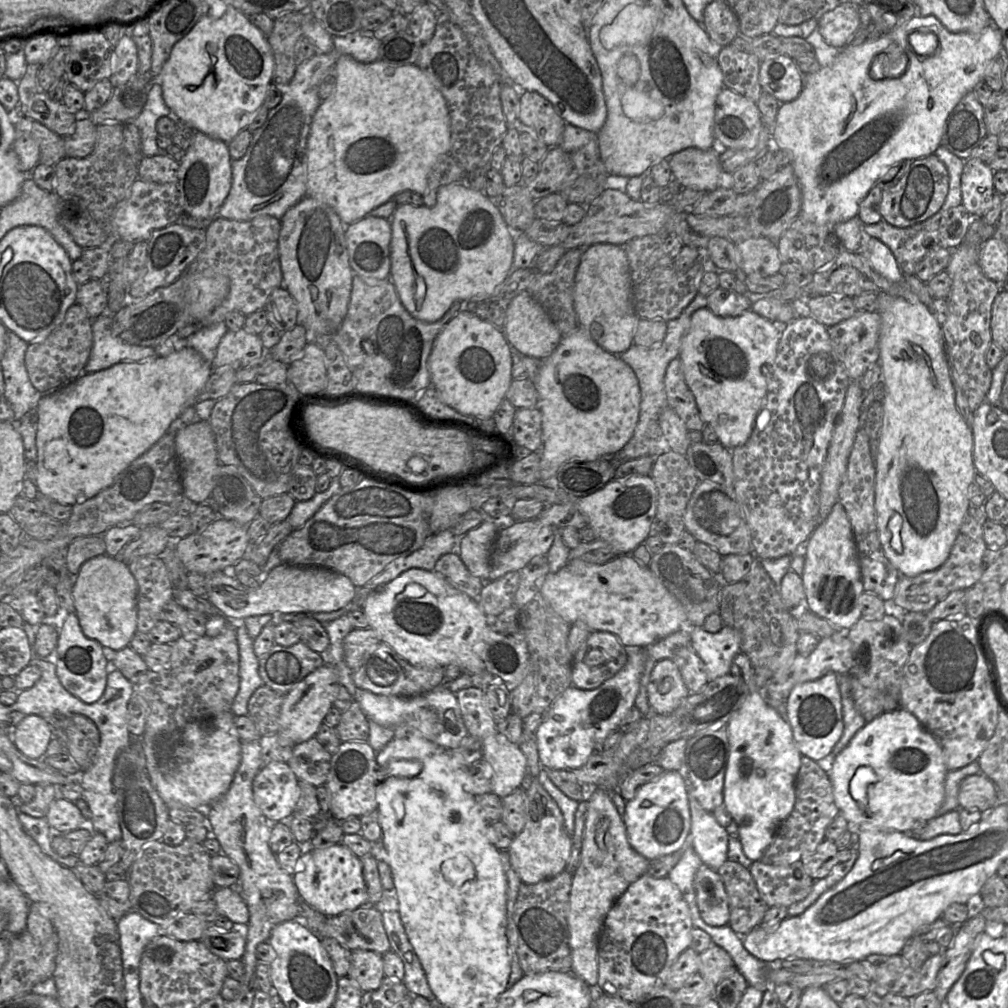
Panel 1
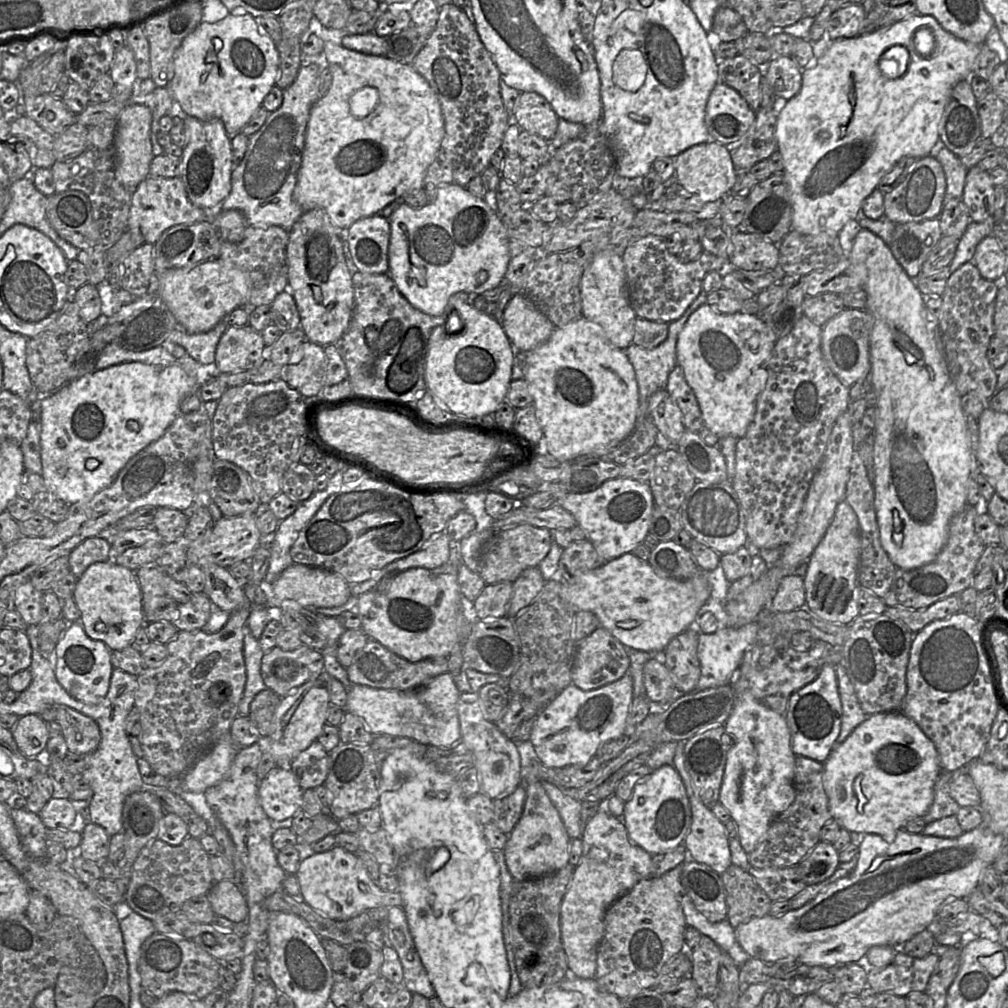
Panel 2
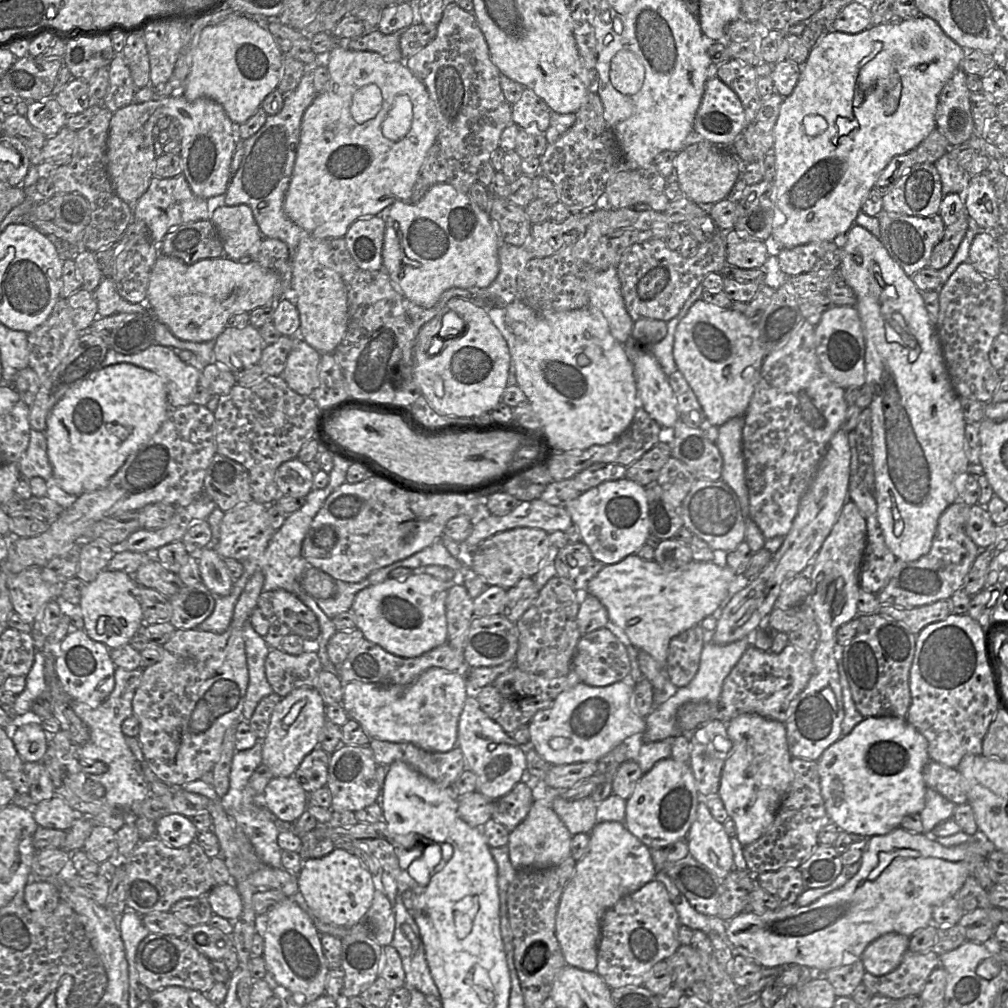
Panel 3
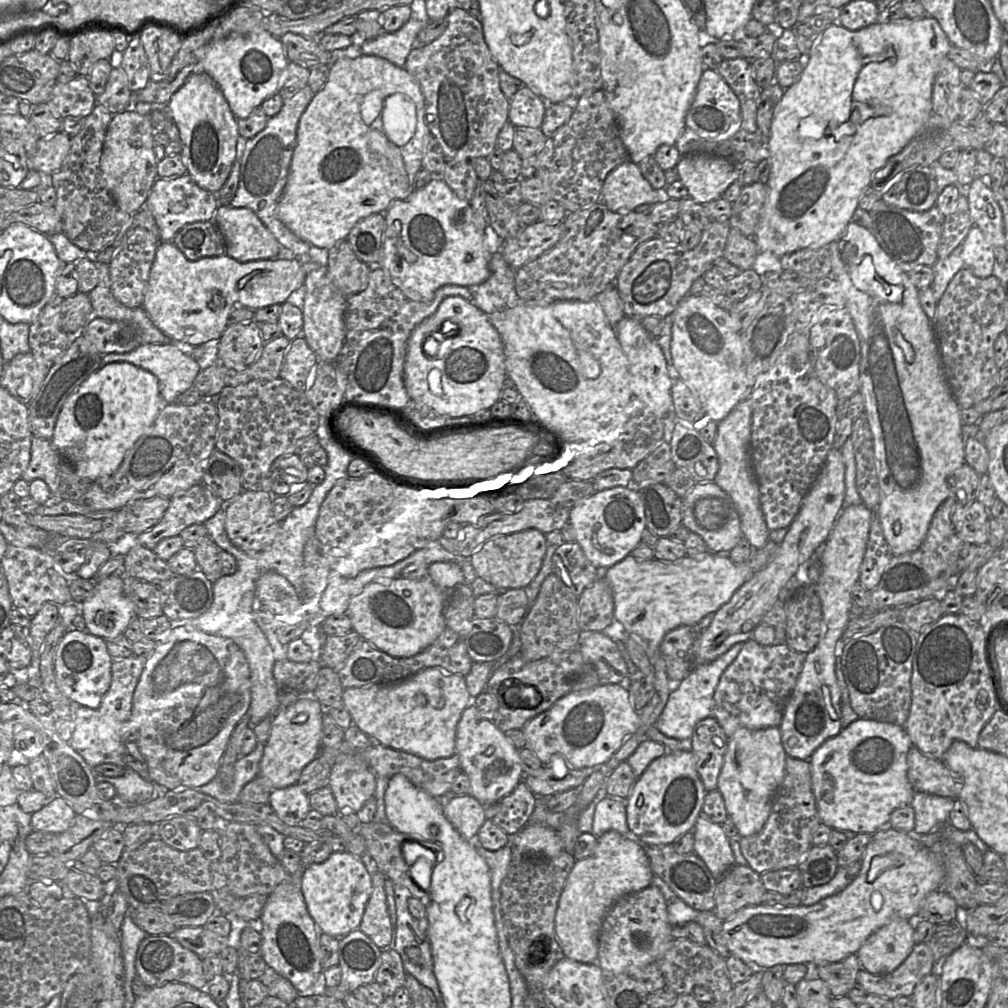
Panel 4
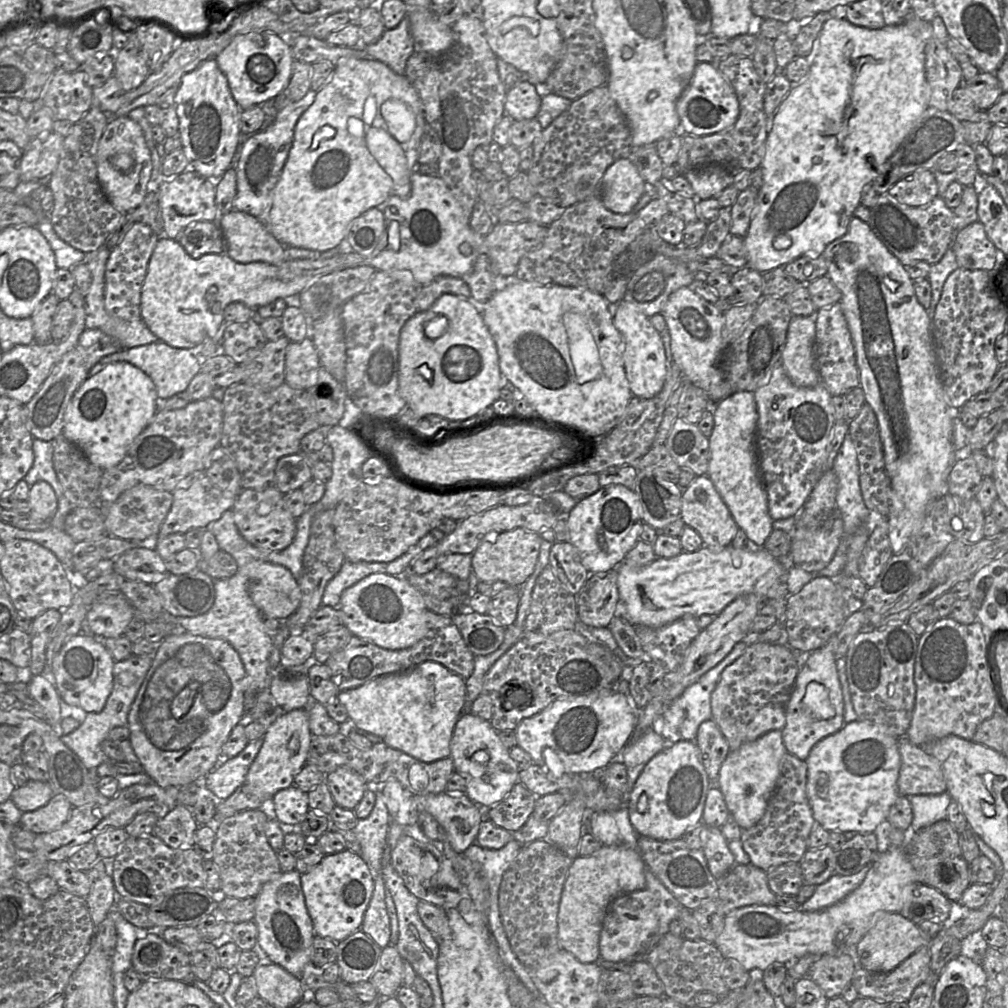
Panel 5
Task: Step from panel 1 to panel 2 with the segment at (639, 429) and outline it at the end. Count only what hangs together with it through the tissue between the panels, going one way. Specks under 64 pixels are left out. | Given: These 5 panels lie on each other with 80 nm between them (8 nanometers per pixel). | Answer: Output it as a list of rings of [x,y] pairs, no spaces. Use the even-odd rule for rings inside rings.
[[[701,290],[697,298],[689,305],[683,315],[675,321],[668,323],[668,335],[667,338],[658,346],[646,349],[639,347],[631,343],[625,353],[632,364],[635,373],[636,380],[638,382],[639,389],[639,406],[638,415],[649,416],[648,400],[650,396],[657,390],[666,389],[666,384],[668,380],[669,373],[677,365],[676,357],[676,343],[677,338],[681,330],[683,329],[689,316],[701,305],[707,303],[707,294]]]

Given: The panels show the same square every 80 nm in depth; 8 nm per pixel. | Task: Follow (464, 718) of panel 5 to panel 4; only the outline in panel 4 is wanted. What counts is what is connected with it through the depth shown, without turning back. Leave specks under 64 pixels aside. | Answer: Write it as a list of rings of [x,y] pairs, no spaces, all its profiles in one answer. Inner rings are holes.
[[[471,702],[463,711],[457,725],[456,754],[460,768],[470,779],[470,795],[487,806],[511,793],[523,779],[518,749],[491,720],[487,720]]]

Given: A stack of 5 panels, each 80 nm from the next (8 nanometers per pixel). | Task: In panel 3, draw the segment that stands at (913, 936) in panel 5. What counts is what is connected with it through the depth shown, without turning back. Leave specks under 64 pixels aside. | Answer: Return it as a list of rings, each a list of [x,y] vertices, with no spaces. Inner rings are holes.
[[[890,932],[872,941],[863,951],[861,962],[866,972],[882,976],[896,969],[908,950],[910,937]]]

